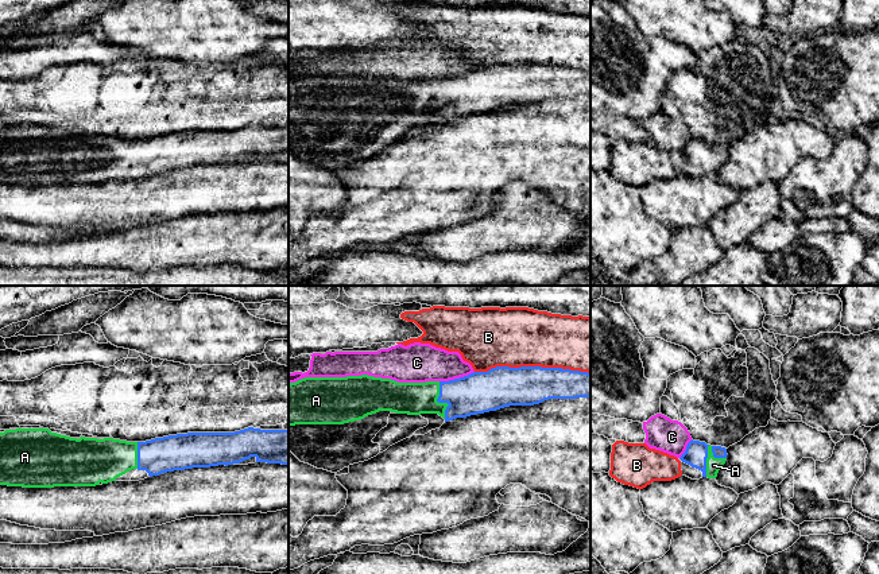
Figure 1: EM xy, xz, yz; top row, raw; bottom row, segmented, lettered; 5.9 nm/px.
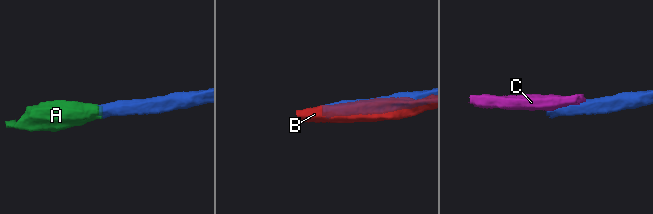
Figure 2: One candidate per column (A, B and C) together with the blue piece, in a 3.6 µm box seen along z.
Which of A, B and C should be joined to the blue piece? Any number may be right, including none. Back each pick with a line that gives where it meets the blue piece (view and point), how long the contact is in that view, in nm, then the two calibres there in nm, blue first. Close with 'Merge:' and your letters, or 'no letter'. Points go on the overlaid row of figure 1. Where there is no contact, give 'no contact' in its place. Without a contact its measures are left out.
A: contact yz (705, 461); length 190 nm; calibres 140 and 90 nm
Merge: A

